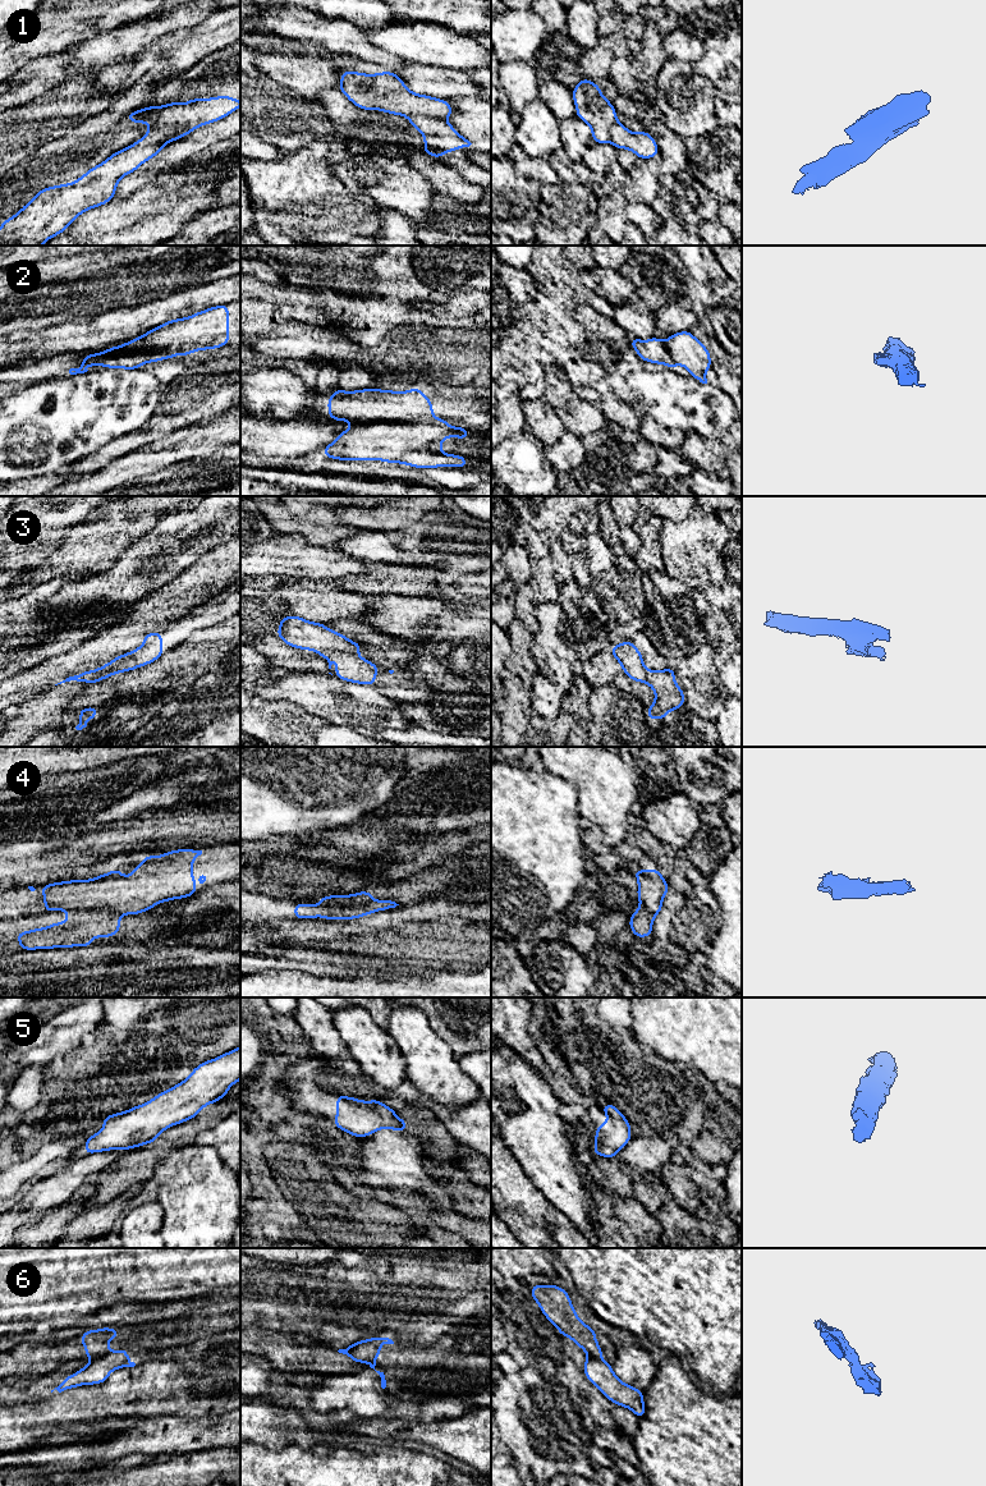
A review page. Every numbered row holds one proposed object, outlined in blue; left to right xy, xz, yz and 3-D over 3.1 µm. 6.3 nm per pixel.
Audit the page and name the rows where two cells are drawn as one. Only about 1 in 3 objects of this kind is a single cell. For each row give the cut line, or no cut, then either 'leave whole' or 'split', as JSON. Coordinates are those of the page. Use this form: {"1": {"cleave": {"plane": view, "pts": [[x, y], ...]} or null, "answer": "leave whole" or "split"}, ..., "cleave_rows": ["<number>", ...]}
{"1": {"cleave": {"plane": "xz", "pts": [[407, 115], [427, 115], [444, 119]]}, "answer": "split"}, "2": {"cleave": {"plane": "xz", "pts": [[434, 418], [426, 422], [365, 422], [356, 425]]}, "answer": "split"}, "3": {"cleave": {"plane": "xz", "pts": [[317, 650], [342, 650], [356, 654]]}, "answer": "split"}, "4": {"cleave": {"plane": "xz", "pts": [[372, 899], [359, 904], [320, 904]]}, "answer": "split"}, "5": {"cleave": null, "answer": "leave whole"}, "6": {"cleave": {"plane": "xy", "pts": [[109, 1352], [92, 1358]]}, "answer": "split"}, "cleave_rows": ["1", "2", "3", "4", "6"]}

